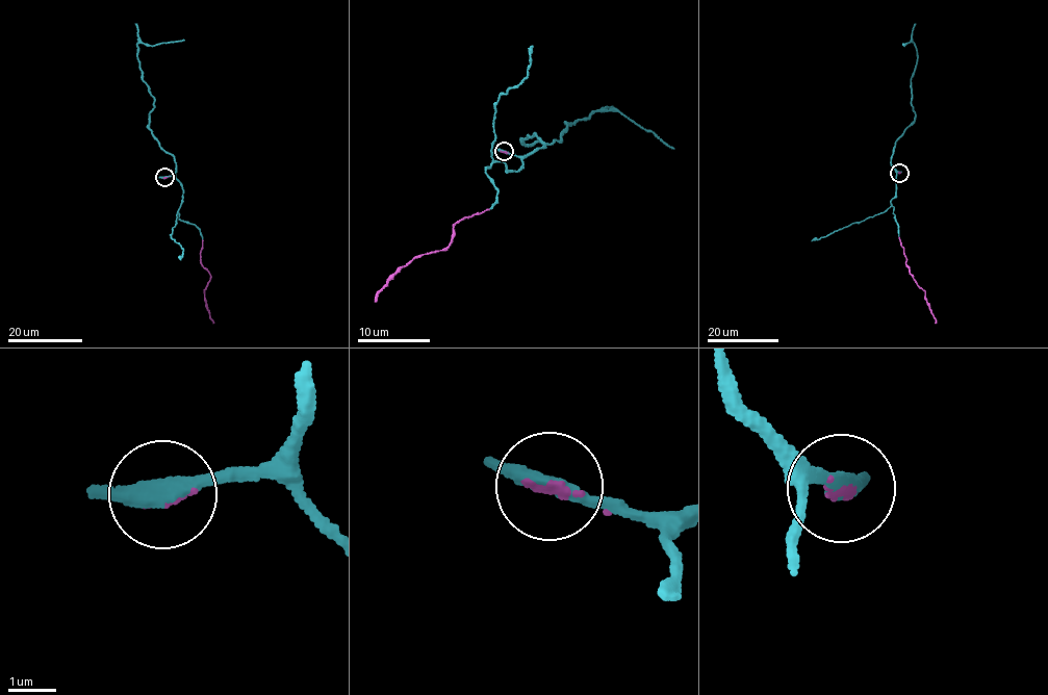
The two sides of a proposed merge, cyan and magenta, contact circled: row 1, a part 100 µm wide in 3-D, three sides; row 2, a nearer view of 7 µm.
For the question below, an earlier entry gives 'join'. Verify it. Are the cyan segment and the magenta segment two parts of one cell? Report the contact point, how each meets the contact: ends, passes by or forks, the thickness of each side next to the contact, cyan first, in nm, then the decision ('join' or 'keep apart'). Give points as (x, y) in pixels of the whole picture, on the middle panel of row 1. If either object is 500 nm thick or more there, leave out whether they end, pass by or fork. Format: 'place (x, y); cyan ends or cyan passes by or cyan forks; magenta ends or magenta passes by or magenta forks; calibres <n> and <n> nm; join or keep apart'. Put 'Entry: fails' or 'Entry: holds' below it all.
place (504, 151); cyan passes by; magenta ends; calibres 360 and 140 nm; join
Entry: holds

